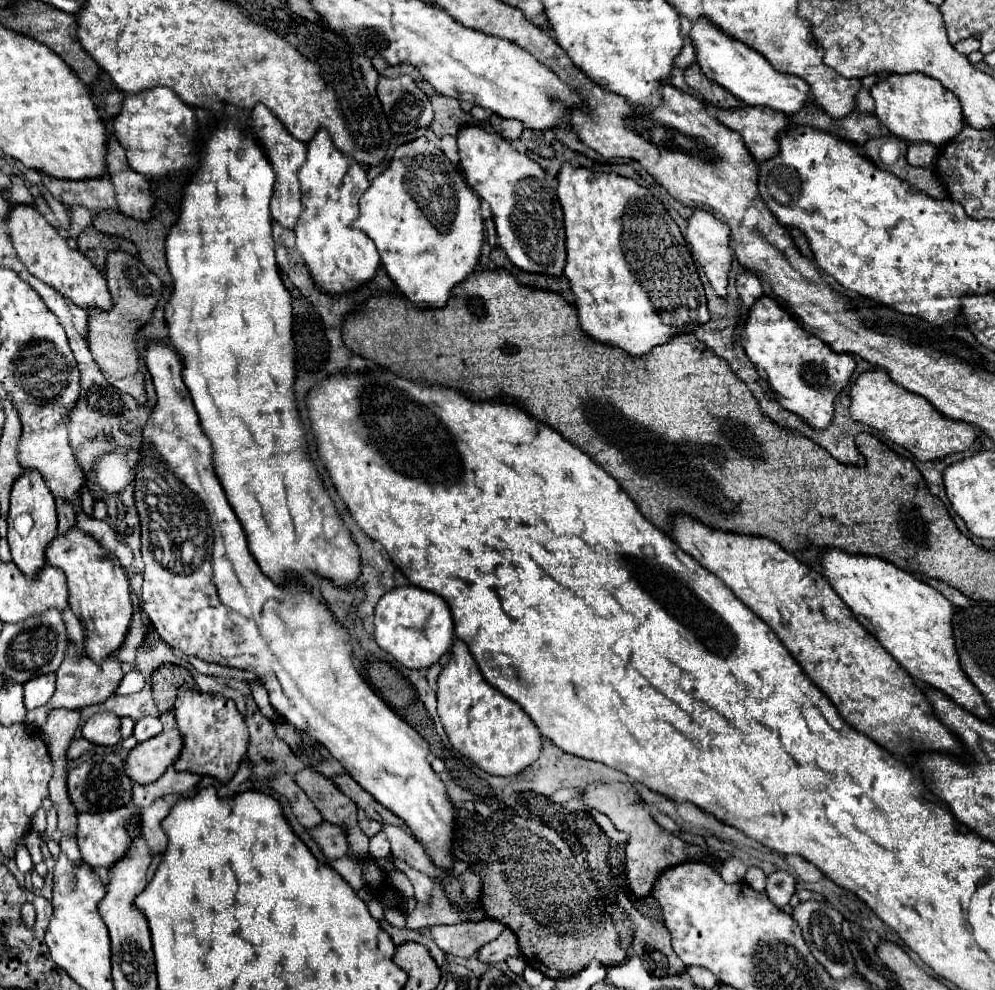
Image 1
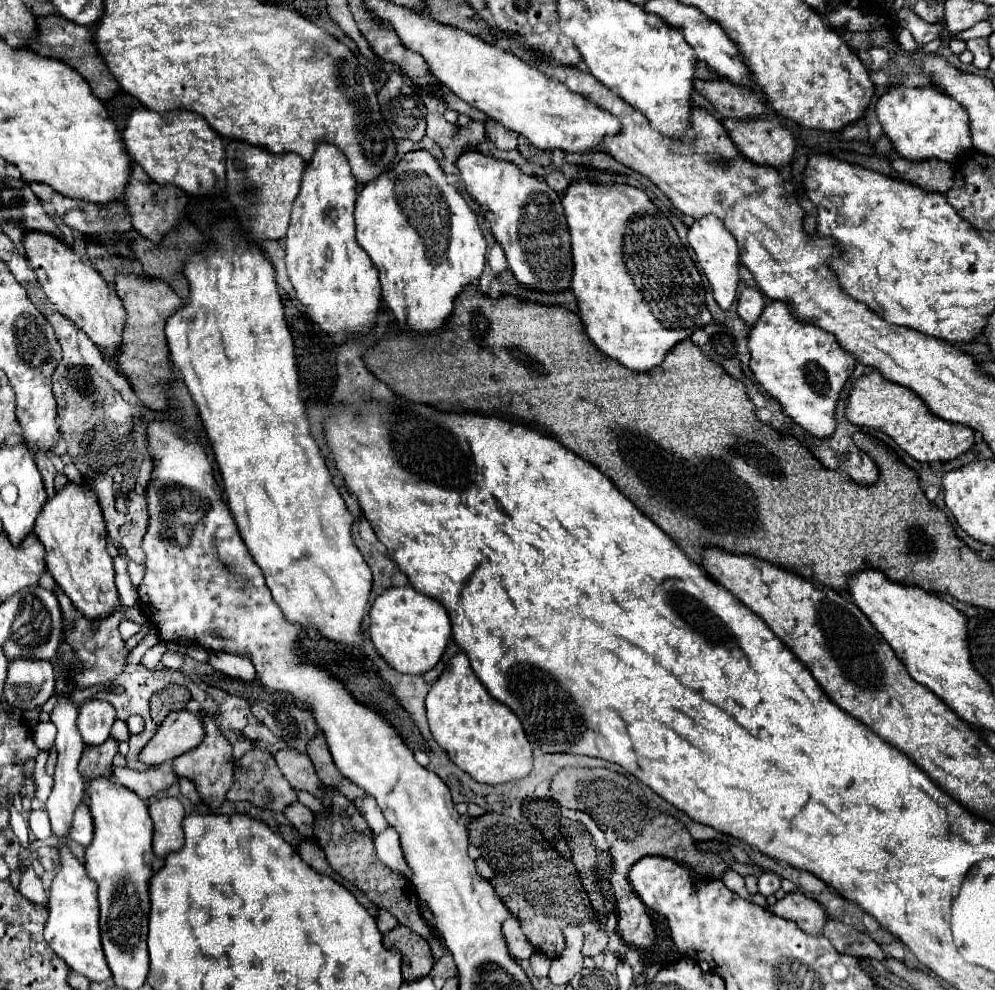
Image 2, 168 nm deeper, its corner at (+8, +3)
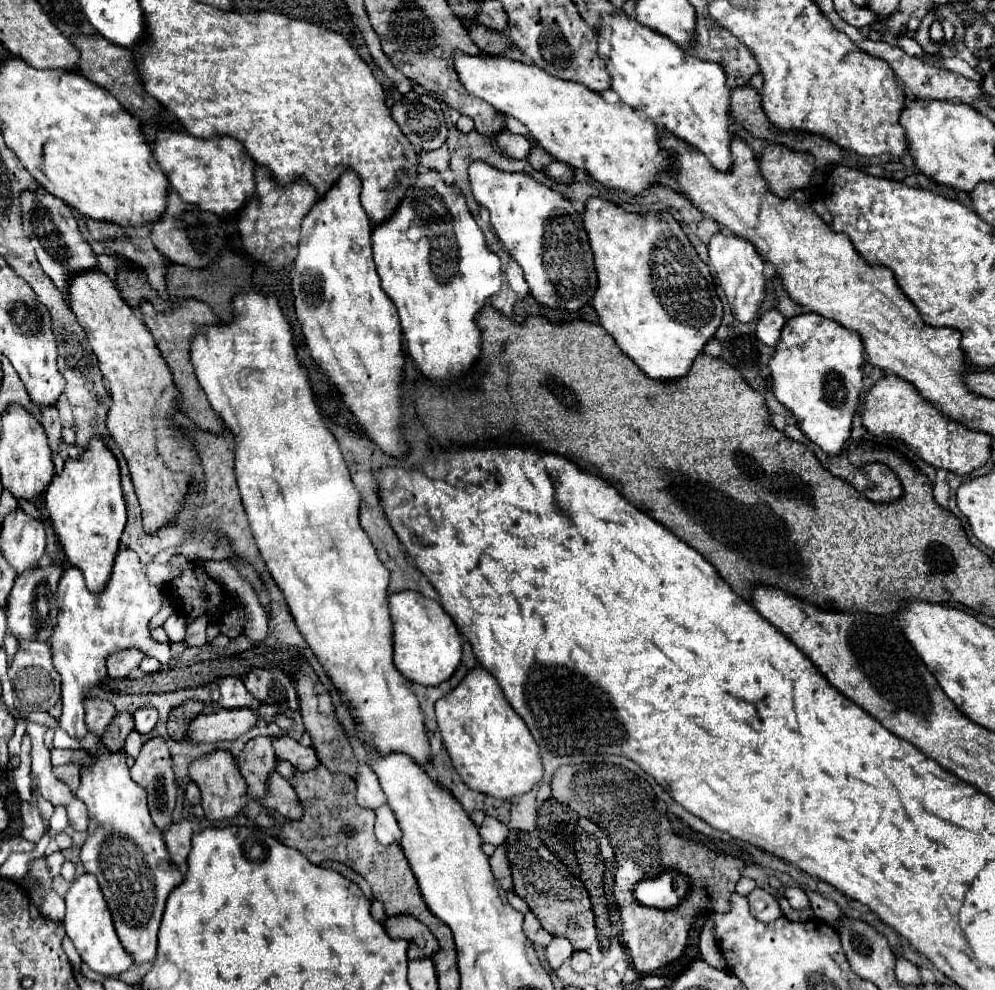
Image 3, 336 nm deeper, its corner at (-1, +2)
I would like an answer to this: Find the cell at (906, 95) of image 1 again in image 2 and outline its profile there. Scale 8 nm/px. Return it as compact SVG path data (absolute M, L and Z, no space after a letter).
M896 86L878 100L876 114L894 150L906 160L922 162L936 158L954 164L960 156L974 150L966 110L952 96L946 96L936 88Z

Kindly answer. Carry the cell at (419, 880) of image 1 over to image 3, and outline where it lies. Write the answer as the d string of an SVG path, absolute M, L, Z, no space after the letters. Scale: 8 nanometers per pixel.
M383 805L381 809L375 811L377 819L375 819L375 835L383 845L389 843L399 843L401 841L401 829L395 821L393 811L389 809L389 805Z

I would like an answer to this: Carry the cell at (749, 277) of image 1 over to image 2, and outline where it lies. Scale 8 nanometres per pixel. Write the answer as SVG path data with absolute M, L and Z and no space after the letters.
M744 288L742 290L740 300L738 300L738 314L748 326L756 324L756 320L760 318L760 312L764 310L764 306L766 306L764 296L756 288Z

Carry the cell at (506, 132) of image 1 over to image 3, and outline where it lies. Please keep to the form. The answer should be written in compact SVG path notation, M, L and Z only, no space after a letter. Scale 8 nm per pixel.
M501 131L495 135L495 141L499 145L499 149L513 157L513 159L525 159L529 155L529 149L531 149L531 141L523 135L513 135L509 131Z

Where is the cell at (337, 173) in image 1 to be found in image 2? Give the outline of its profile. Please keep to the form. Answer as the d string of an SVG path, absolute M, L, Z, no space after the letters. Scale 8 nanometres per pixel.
M322 142L308 168L304 170L300 194L292 208L292 220L286 234L286 270L296 290L298 300L306 308L306 316L320 332L332 336L336 342L344 342L350 334L366 334L376 326L376 316L382 306L378 270L372 266L368 254L356 244L354 238L354 204L356 204L356 180L350 172L346 156L332 144Z

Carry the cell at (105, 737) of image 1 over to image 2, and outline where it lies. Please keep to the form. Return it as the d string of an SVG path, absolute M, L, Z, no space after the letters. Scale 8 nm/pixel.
M88 700L78 712L78 730L86 744L98 746L110 736L114 720L116 712L112 704L108 704L106 700Z

